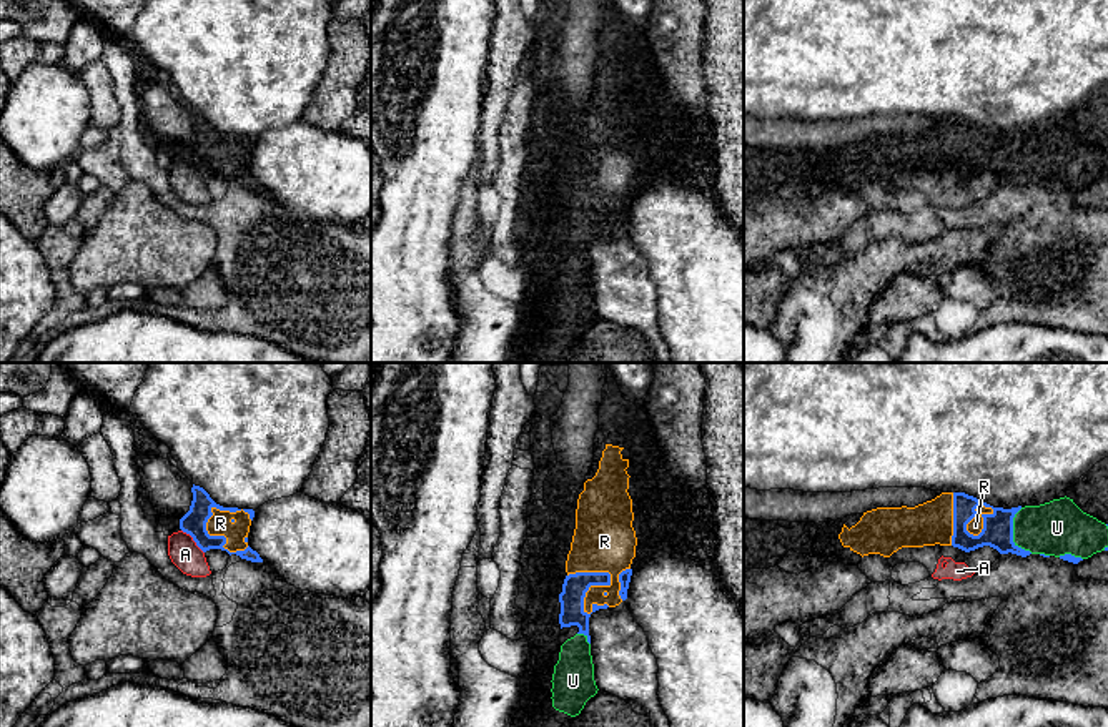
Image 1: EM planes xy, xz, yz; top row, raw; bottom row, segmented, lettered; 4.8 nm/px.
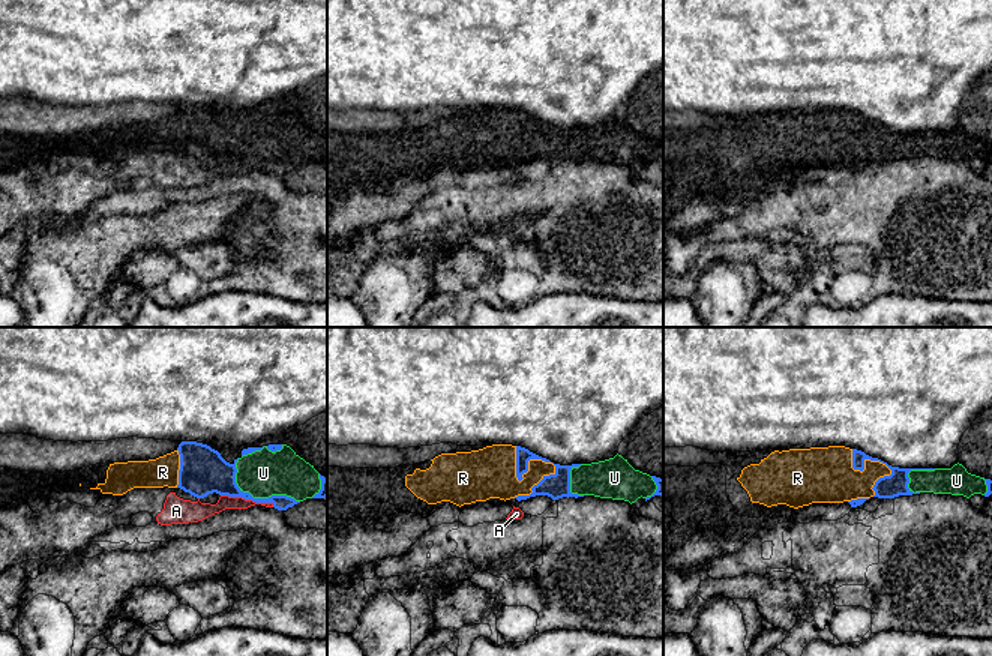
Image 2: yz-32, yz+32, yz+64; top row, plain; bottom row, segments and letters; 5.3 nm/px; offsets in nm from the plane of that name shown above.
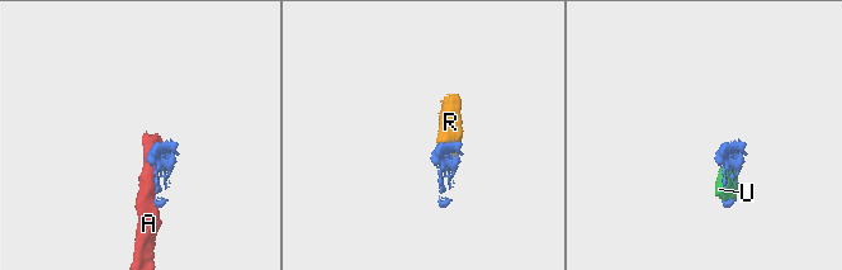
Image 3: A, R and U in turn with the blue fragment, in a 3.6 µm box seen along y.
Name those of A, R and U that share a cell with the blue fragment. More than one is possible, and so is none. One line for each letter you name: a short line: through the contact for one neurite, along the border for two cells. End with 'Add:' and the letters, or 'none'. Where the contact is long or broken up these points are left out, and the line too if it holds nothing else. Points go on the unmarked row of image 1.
R: xz (574, 215), (599, 212), (609, 210), (604, 168)
Add: R, U

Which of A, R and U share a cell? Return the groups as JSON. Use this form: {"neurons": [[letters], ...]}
{"neurons": [["A"], ["R", "U"]]}

